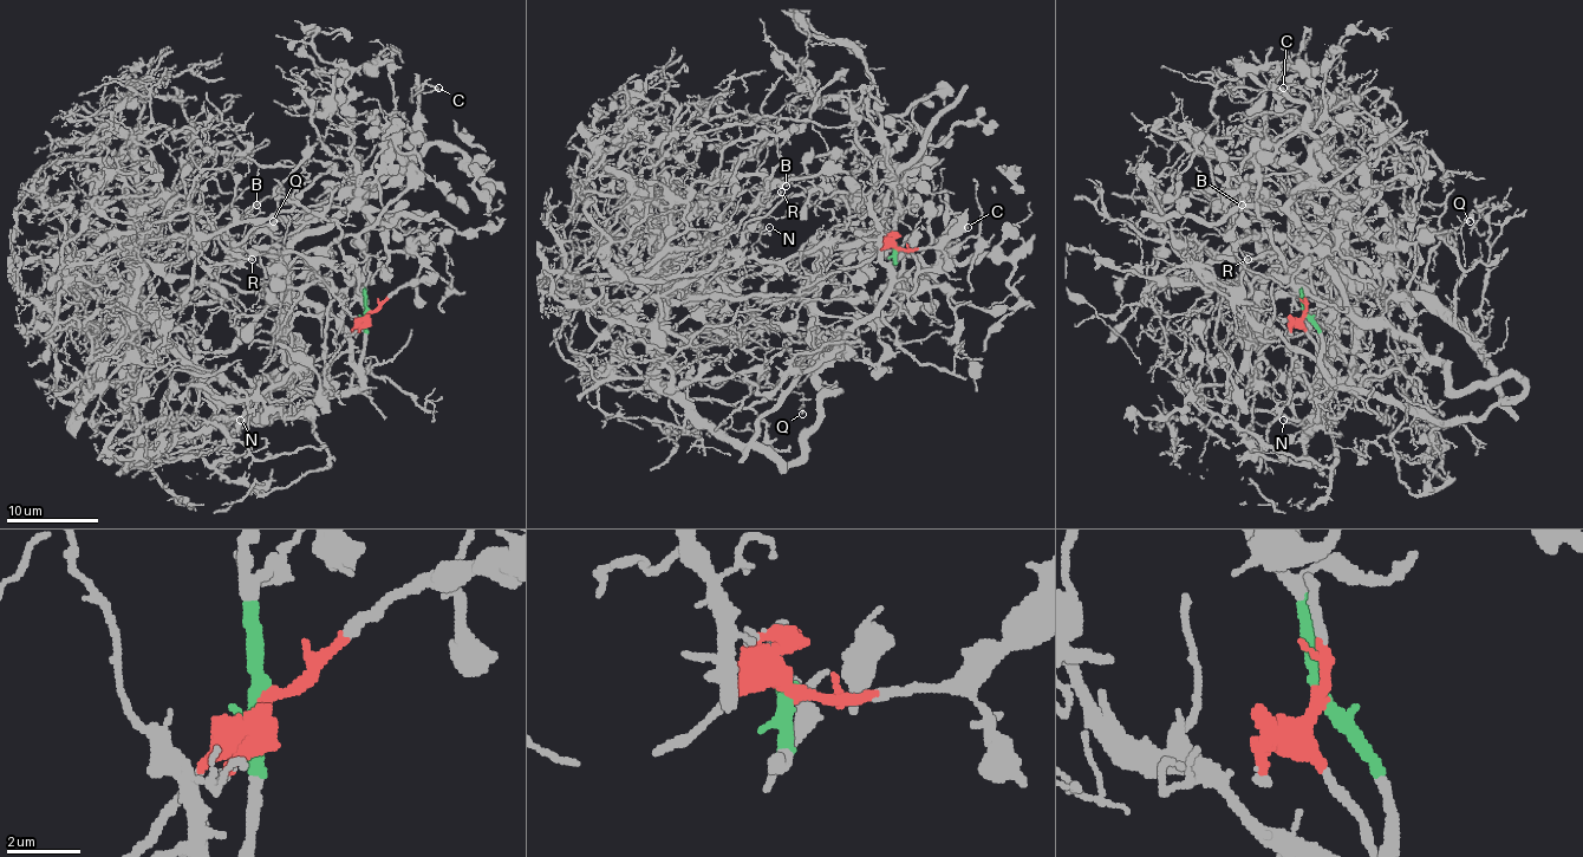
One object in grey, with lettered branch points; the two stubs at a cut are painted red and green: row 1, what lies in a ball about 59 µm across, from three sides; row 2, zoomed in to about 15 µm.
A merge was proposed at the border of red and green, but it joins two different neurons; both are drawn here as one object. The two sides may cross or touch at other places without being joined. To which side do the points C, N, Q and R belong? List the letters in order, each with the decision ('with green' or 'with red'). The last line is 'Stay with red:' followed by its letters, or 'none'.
C: with green
N: with red
Q: with green
R: with red
Stay with red: N, R

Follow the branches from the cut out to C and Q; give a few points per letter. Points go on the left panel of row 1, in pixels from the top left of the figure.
C: (367, 312), (365, 285), (388, 258), (386, 227), (346, 188), (360, 195), (423, 147), (418, 96), (438, 86)
Q: (367, 312), (386, 227), (353, 176), (292, 234), (241, 246), (273, 220)

